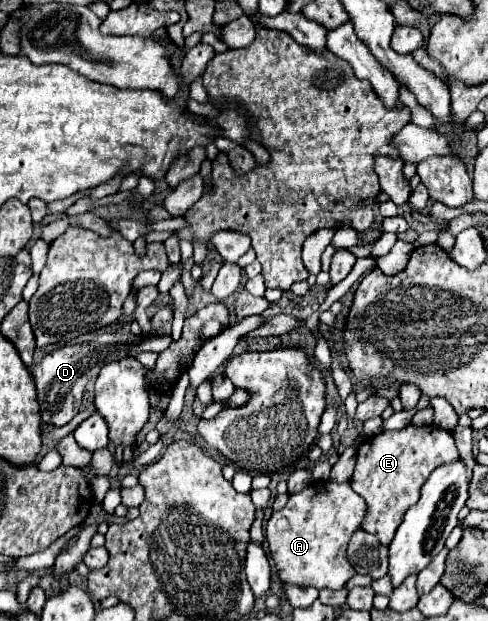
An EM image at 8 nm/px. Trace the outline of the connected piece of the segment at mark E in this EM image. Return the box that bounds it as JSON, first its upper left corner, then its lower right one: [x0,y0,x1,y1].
[350,424,460,546]

